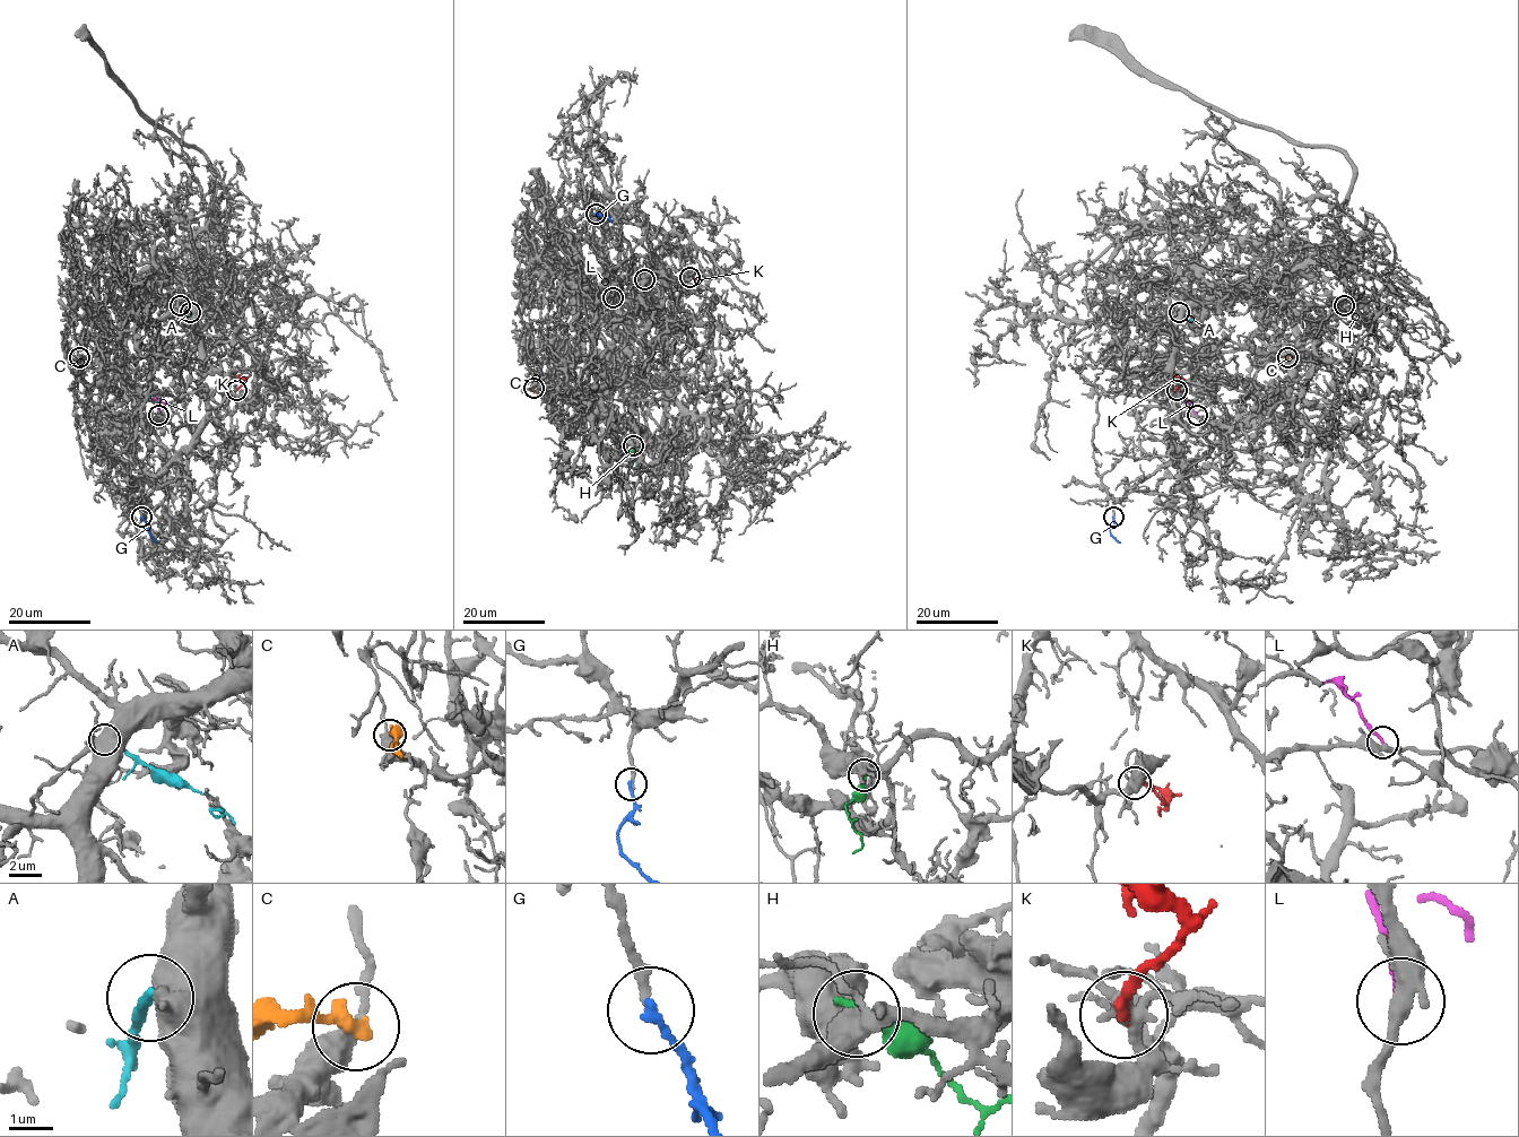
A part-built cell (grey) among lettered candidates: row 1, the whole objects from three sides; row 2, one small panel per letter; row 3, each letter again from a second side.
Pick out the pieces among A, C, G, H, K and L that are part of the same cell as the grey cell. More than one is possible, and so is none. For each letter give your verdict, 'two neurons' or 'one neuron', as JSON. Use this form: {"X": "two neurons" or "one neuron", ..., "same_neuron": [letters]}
{"A": "two neurons", "C": "two neurons", "G": "two neurons", "H": "two neurons", "K": "one neuron", "L": "one neuron", "same_neuron": ["K", "L"]}

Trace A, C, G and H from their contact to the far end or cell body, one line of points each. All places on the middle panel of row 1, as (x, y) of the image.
A: (643, 279), (642, 303), (650, 310), (654, 306)
C: (534, 389), (536, 369)
G: (596, 215), (602, 211), (610, 222)
H: (633, 445), (628, 456), (632, 461), (631, 466)

